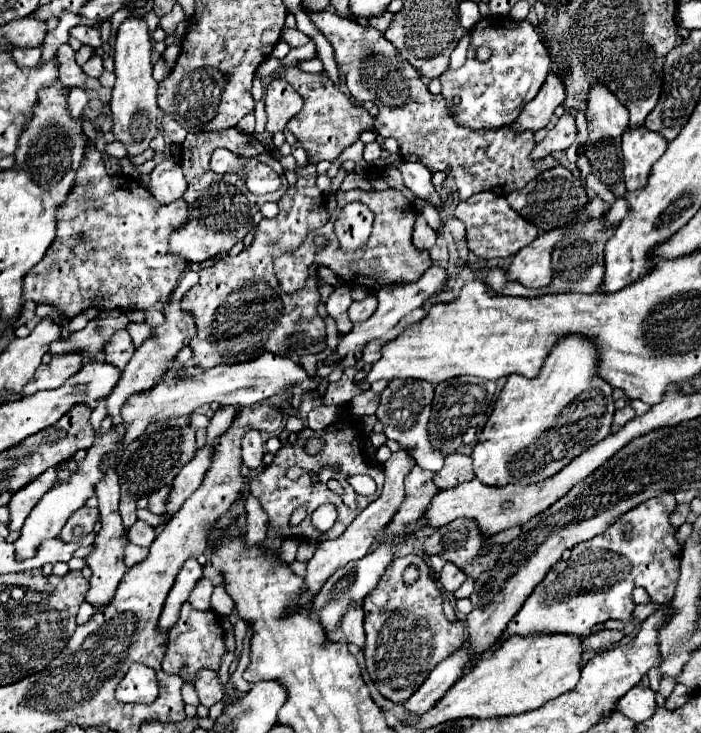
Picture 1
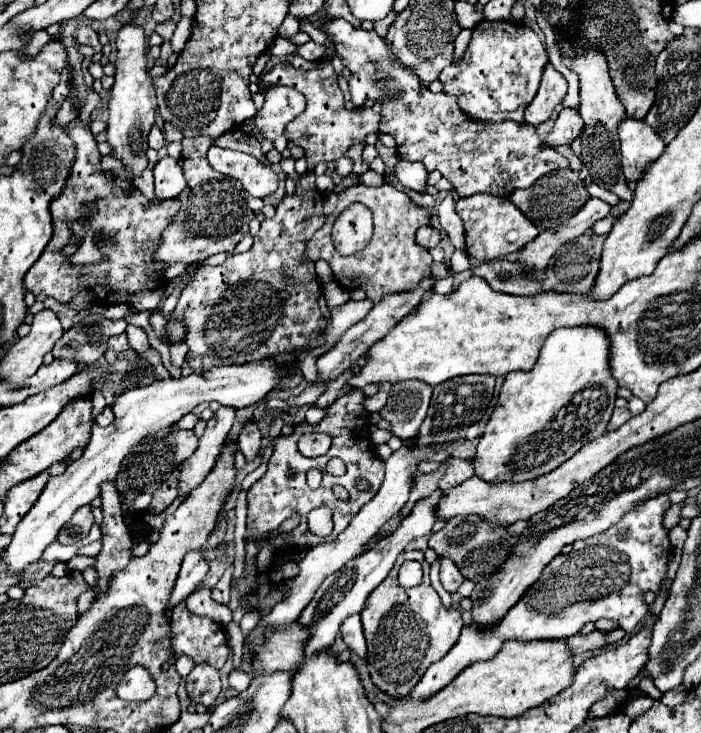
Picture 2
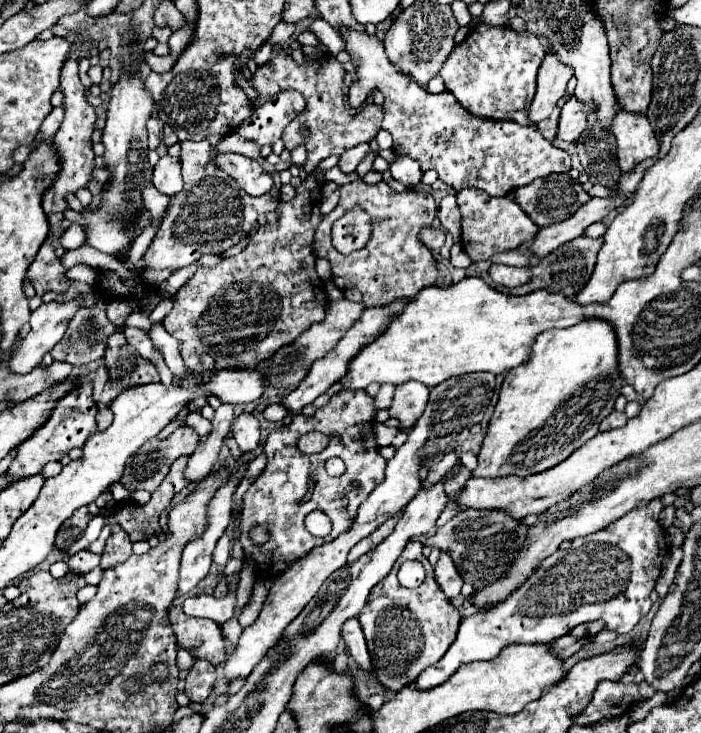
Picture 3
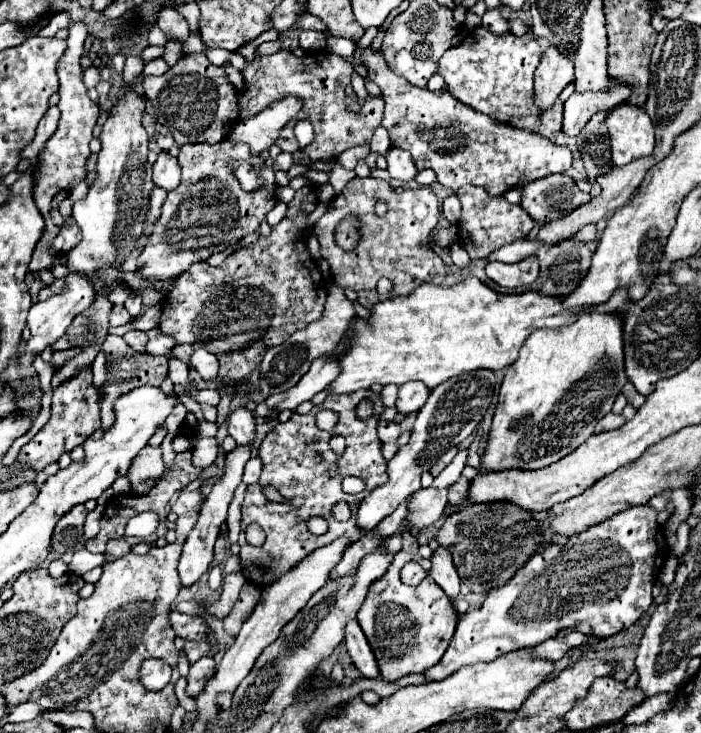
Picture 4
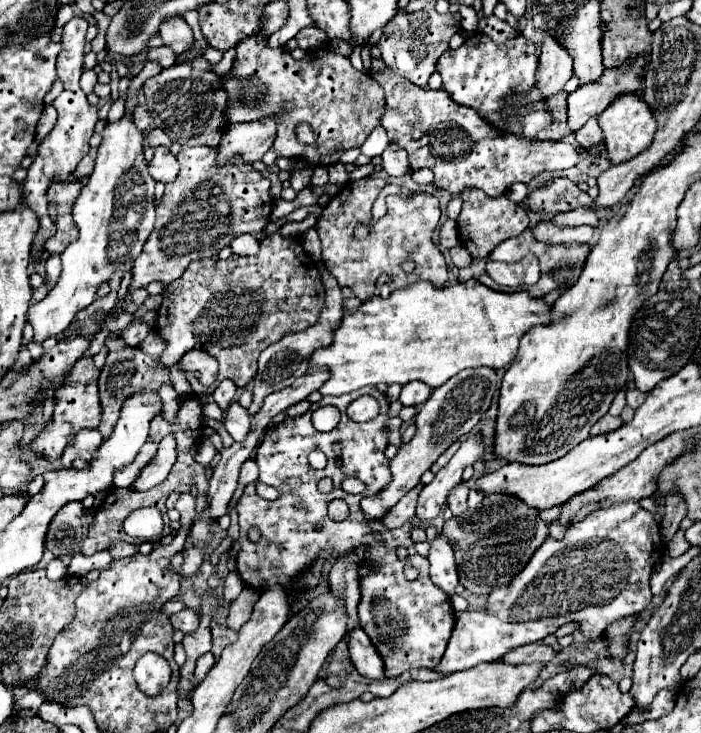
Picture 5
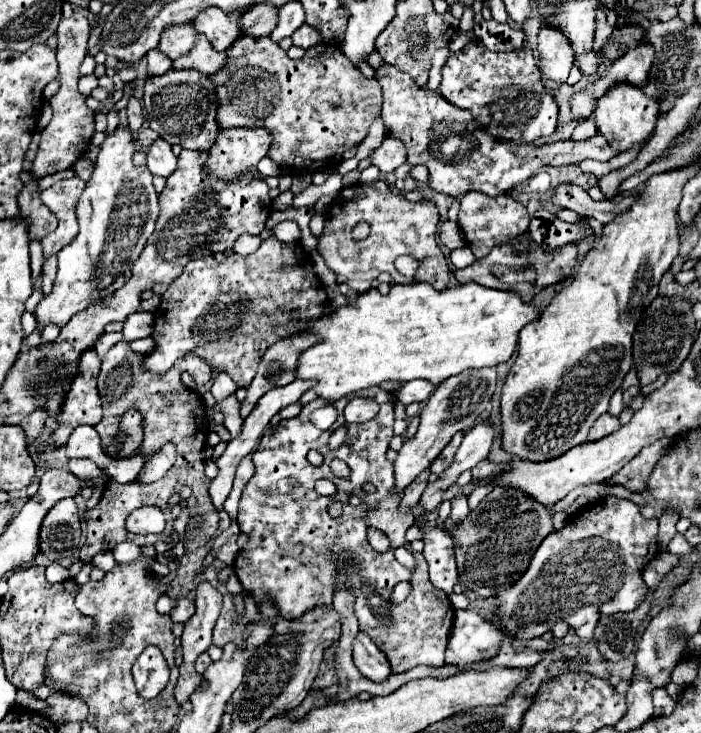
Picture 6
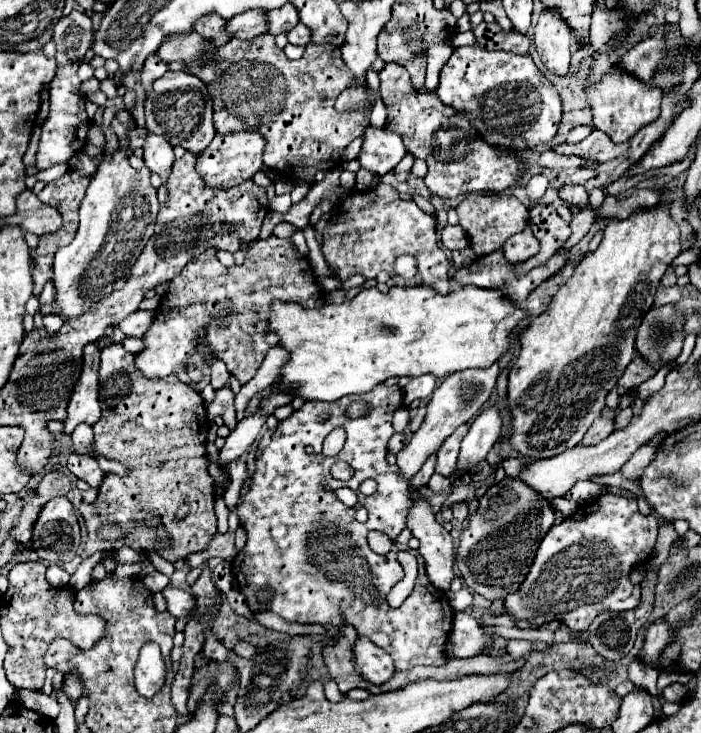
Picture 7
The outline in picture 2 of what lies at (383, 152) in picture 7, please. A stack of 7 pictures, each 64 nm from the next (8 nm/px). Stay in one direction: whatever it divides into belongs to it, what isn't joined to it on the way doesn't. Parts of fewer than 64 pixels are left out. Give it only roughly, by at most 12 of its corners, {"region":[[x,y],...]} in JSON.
{"region":[[400,160],[394,168],[400,184],[426,192],[422,162]]}

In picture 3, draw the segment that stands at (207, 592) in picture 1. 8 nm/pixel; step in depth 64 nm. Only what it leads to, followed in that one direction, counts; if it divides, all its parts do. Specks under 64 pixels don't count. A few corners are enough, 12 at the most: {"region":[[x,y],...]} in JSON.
{"region":[[196,594],[184,600],[184,612],[218,624],[234,616],[236,594],[224,598]]}

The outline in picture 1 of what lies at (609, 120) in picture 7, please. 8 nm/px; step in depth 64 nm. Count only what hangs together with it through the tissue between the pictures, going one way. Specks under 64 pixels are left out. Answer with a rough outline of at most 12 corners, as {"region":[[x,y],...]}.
{"region":[[646,130],[622,136],[626,190],[646,186],[666,138]]}

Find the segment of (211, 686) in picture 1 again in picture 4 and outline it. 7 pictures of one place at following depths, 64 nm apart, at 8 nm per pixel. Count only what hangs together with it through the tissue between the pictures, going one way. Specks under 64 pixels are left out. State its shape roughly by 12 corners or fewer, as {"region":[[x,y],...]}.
{"region":[[210,656],[190,666],[186,694],[196,698],[214,676]]}

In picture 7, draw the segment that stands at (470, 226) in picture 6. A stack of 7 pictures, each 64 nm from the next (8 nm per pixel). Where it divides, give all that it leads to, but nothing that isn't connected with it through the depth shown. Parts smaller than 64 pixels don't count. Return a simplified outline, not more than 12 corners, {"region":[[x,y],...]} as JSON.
{"region":[[468,194],[456,206],[476,256],[524,230],[528,208],[508,194]]}

